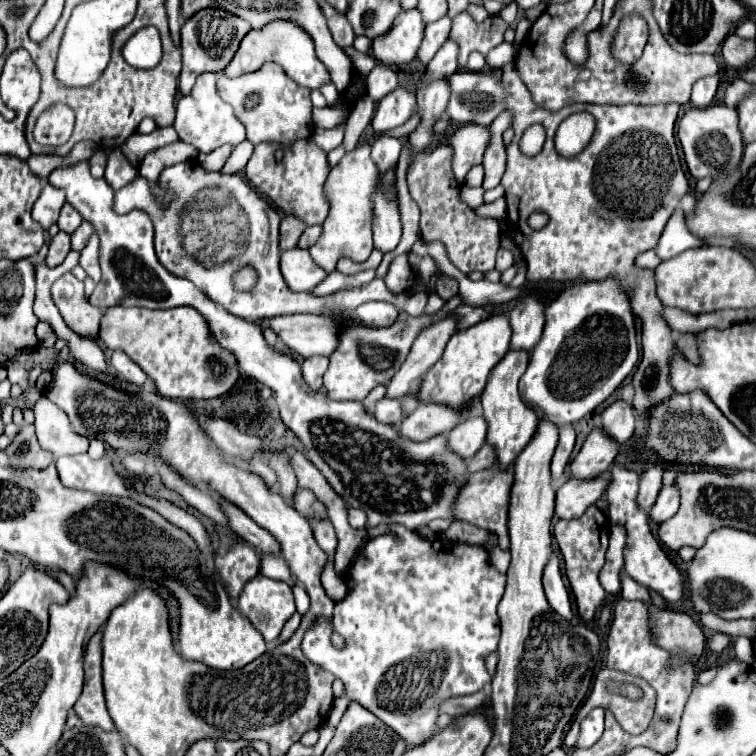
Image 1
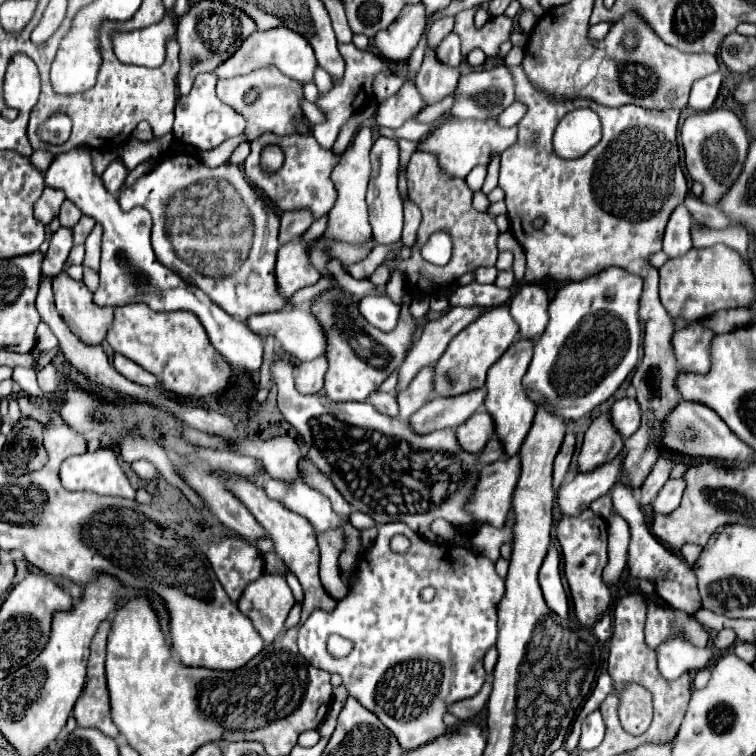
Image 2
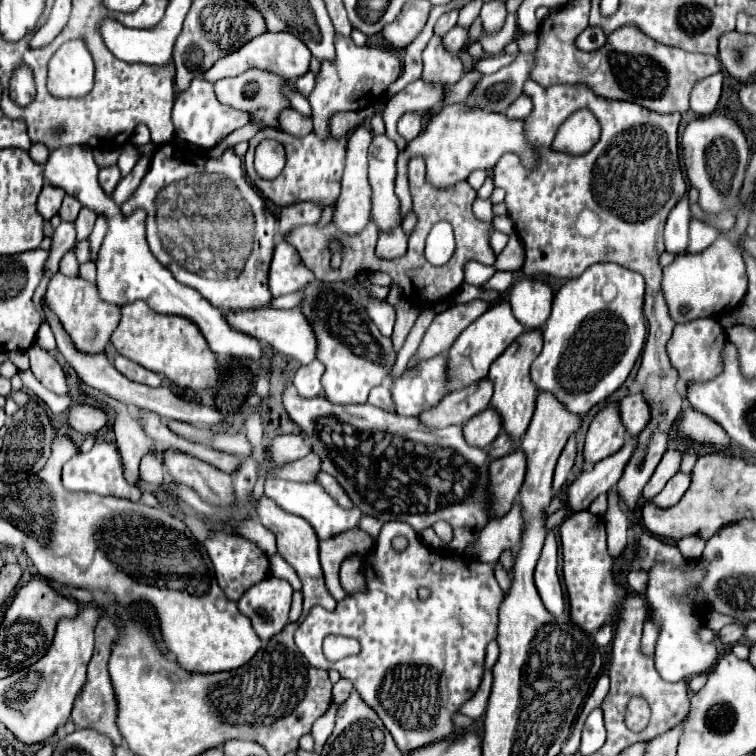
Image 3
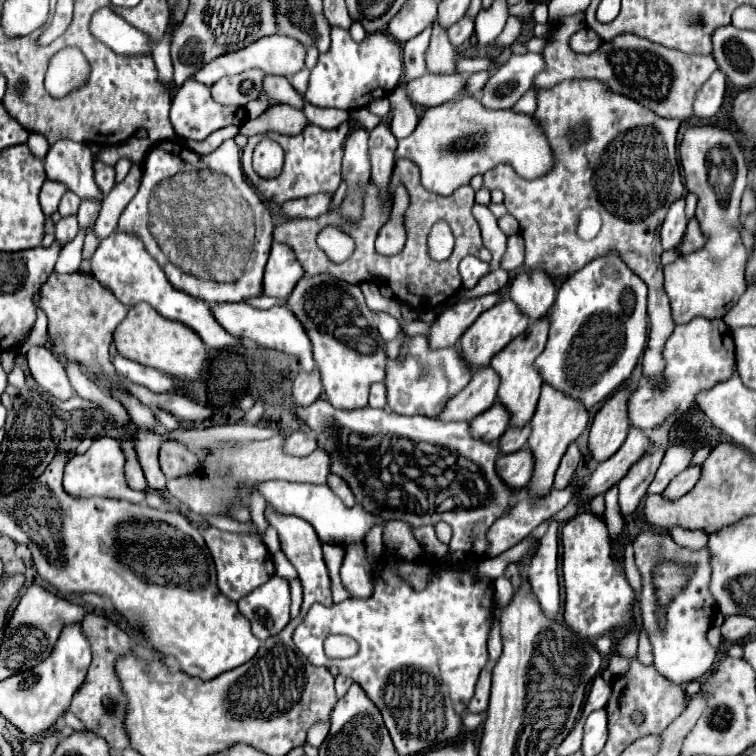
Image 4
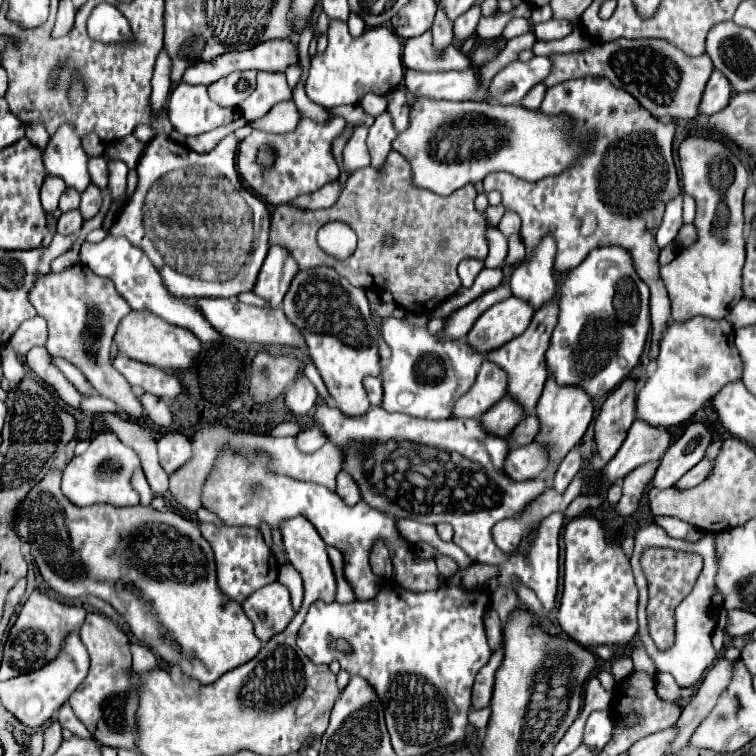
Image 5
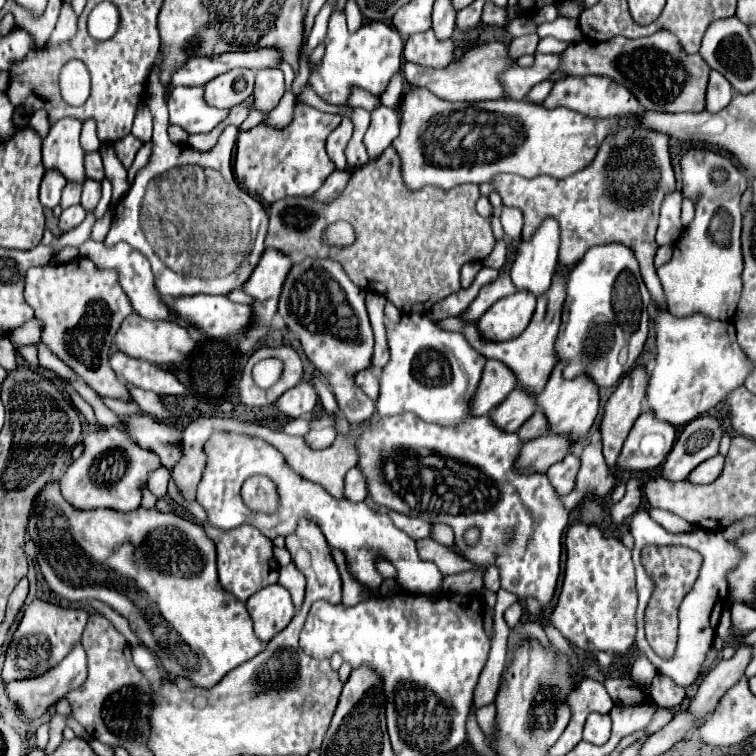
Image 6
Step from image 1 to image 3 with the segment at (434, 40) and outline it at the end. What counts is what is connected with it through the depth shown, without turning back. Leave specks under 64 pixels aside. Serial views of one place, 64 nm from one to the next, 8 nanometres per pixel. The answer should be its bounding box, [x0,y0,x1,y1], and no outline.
[434,10,458,38]

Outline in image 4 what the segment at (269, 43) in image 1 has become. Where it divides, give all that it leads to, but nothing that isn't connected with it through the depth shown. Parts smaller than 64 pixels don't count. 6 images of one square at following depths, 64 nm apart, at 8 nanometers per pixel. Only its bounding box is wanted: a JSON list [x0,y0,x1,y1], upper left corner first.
[194,34,306,86]

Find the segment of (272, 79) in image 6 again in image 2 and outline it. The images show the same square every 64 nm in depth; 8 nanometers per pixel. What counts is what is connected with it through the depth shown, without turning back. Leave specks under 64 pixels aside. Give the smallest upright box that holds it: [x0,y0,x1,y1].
[302,100,324,124]

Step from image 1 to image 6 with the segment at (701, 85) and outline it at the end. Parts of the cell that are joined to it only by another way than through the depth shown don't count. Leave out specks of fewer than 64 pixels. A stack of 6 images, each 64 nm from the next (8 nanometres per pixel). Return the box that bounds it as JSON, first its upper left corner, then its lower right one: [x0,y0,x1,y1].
[706,70,734,112]

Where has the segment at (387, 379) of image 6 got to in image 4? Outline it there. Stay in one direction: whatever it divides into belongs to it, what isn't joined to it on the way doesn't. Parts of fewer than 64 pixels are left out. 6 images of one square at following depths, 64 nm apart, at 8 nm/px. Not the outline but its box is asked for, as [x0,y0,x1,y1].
[376,312,472,416]

